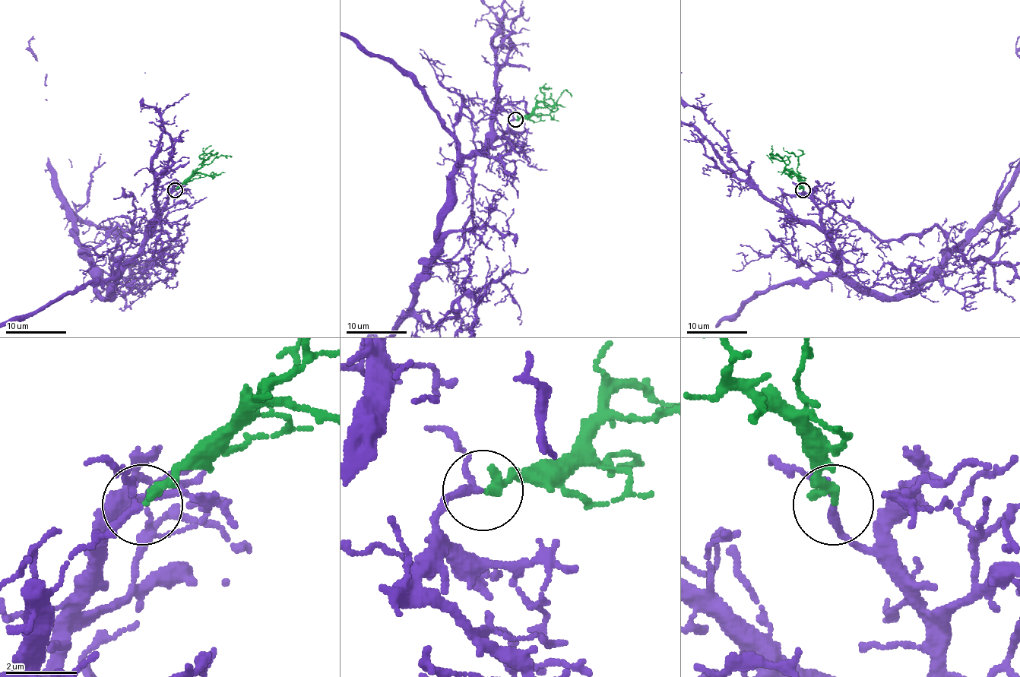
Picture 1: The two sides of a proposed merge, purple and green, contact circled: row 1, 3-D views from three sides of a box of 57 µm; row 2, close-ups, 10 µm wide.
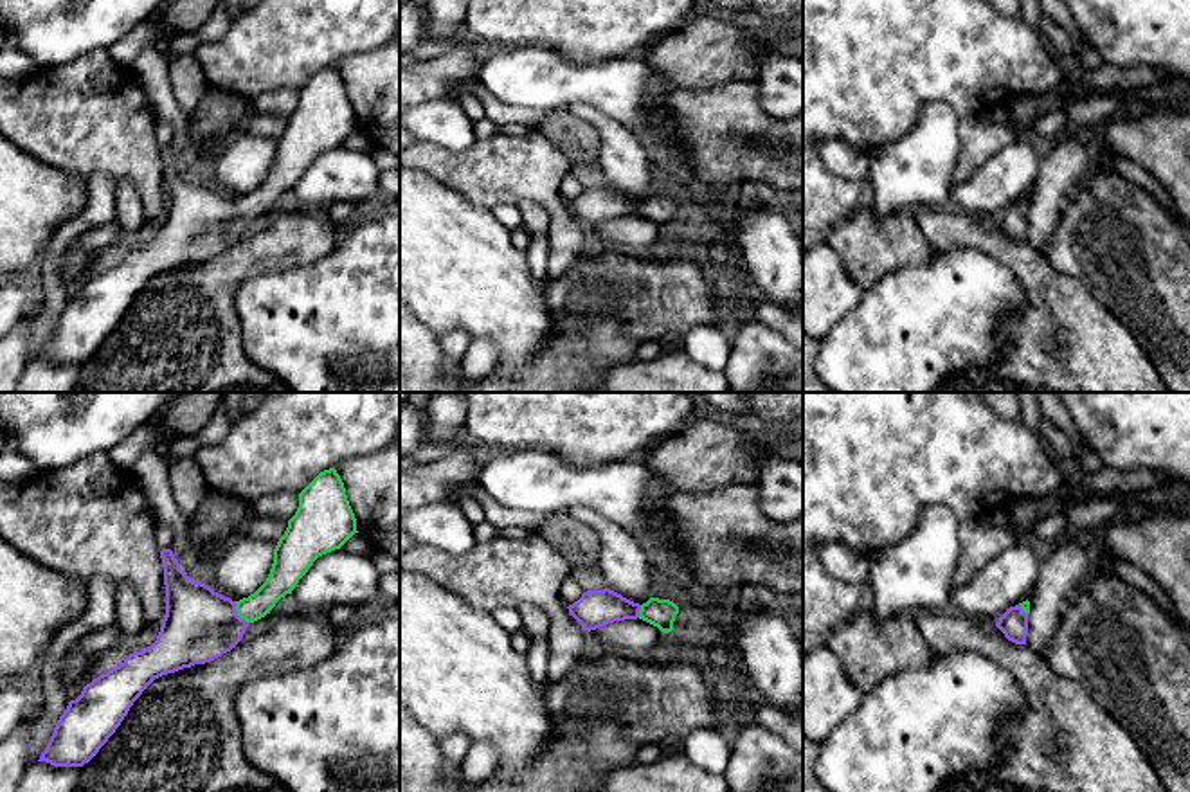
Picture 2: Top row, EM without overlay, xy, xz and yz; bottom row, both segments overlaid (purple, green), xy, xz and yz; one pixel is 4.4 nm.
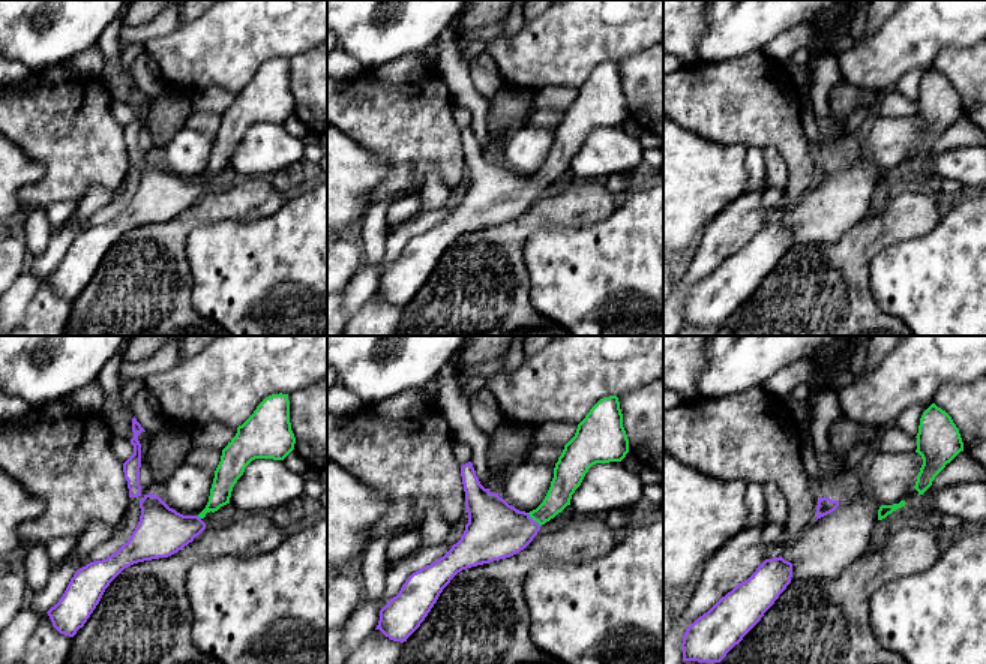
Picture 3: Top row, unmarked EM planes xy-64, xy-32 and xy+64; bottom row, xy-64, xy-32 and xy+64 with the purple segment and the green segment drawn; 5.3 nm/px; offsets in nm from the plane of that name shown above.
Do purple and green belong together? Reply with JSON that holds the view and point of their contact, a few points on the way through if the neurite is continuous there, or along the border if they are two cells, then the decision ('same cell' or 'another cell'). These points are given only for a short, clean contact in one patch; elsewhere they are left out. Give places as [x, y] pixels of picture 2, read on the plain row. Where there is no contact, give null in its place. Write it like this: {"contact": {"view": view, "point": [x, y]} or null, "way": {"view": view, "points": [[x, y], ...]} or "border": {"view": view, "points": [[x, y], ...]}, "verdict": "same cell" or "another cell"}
{"contact": {"view": "xy", "point": [236, 209]}, "way": {"view": "xy", "points": [[200, 222], [225, 218], [236, 209], [252, 206], [281, 177]]}, "verdict": "same cell"}

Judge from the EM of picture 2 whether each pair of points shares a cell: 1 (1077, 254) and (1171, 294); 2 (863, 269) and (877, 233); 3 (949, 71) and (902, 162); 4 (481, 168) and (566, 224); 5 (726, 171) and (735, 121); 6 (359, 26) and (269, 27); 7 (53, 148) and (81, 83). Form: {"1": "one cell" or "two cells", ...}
{"1": "one cell", "2": "one cell", "3": "two cells", "4": "one cell", "5": "one cell", "6": "one cell", "7": "one cell"}

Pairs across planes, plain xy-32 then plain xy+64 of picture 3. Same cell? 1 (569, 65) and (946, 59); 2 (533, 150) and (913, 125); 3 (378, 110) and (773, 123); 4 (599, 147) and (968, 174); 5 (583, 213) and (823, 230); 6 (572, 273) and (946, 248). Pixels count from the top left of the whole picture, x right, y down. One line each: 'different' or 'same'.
1: different
2: same
3: same
4: same
5: different
6: same

